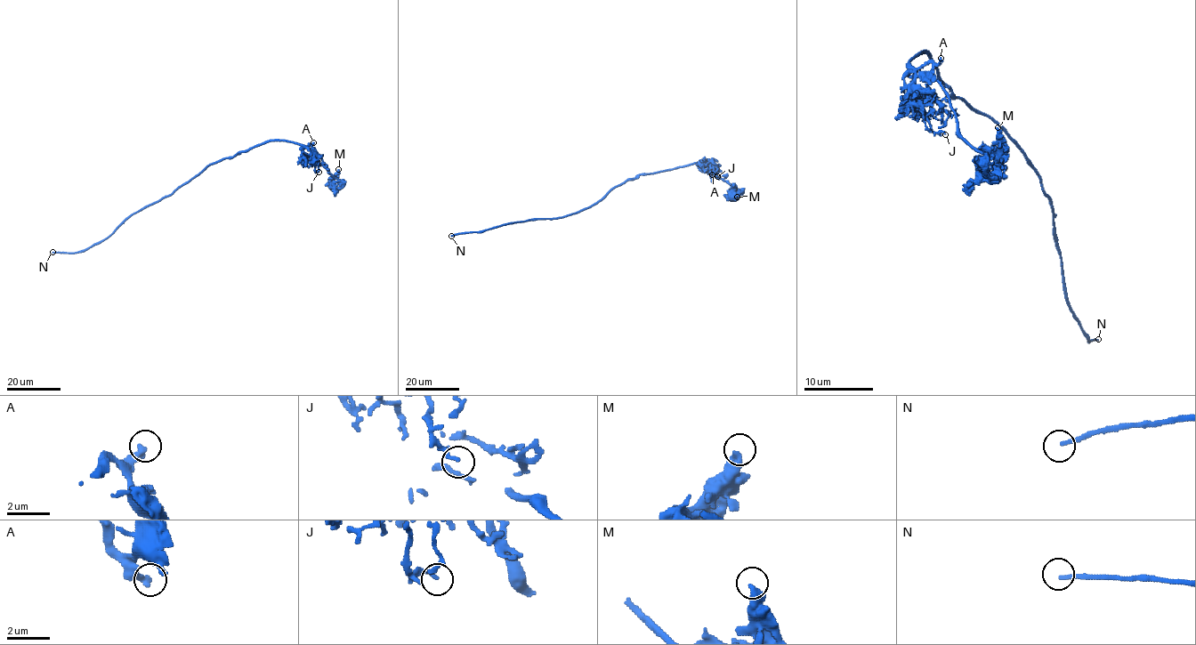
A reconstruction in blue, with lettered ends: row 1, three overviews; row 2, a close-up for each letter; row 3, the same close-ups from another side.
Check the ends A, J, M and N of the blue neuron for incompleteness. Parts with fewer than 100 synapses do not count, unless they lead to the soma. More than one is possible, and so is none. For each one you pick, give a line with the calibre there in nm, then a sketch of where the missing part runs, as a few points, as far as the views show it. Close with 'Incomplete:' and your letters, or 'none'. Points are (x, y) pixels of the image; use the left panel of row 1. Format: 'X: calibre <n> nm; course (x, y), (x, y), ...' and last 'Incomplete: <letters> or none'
N: calibre 190 nm; course (52, 252), (34, 253), (29, 250), (30, 244), (24, 238)
Incomplete: N

